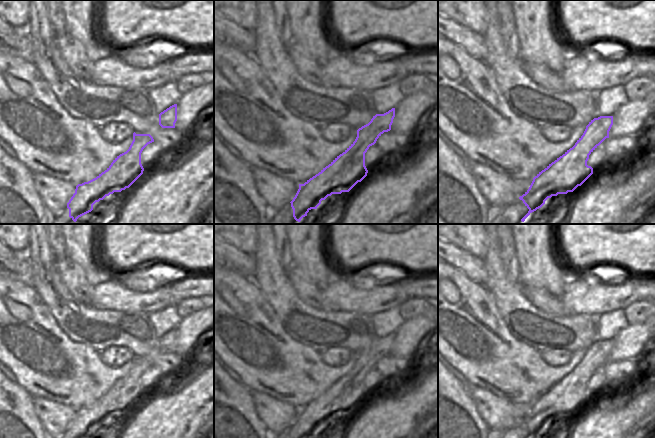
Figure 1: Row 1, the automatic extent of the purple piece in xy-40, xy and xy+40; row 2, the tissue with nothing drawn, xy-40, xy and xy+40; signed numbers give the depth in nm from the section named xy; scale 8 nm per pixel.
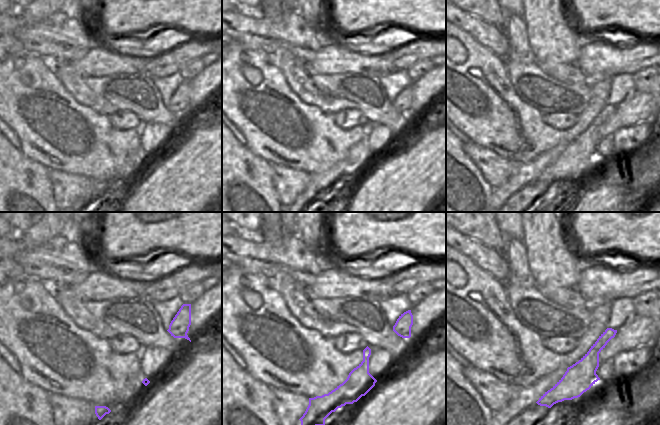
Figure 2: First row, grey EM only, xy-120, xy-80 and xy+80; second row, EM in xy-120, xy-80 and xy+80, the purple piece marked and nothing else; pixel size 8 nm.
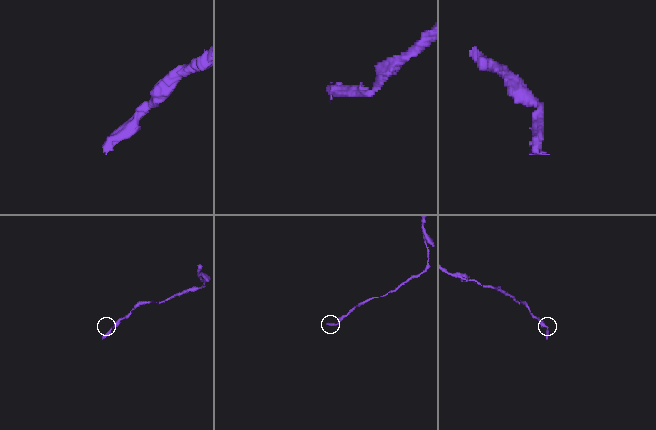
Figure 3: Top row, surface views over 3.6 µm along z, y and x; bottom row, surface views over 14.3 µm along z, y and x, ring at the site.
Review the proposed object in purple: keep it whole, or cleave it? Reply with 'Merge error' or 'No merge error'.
No merge error.

